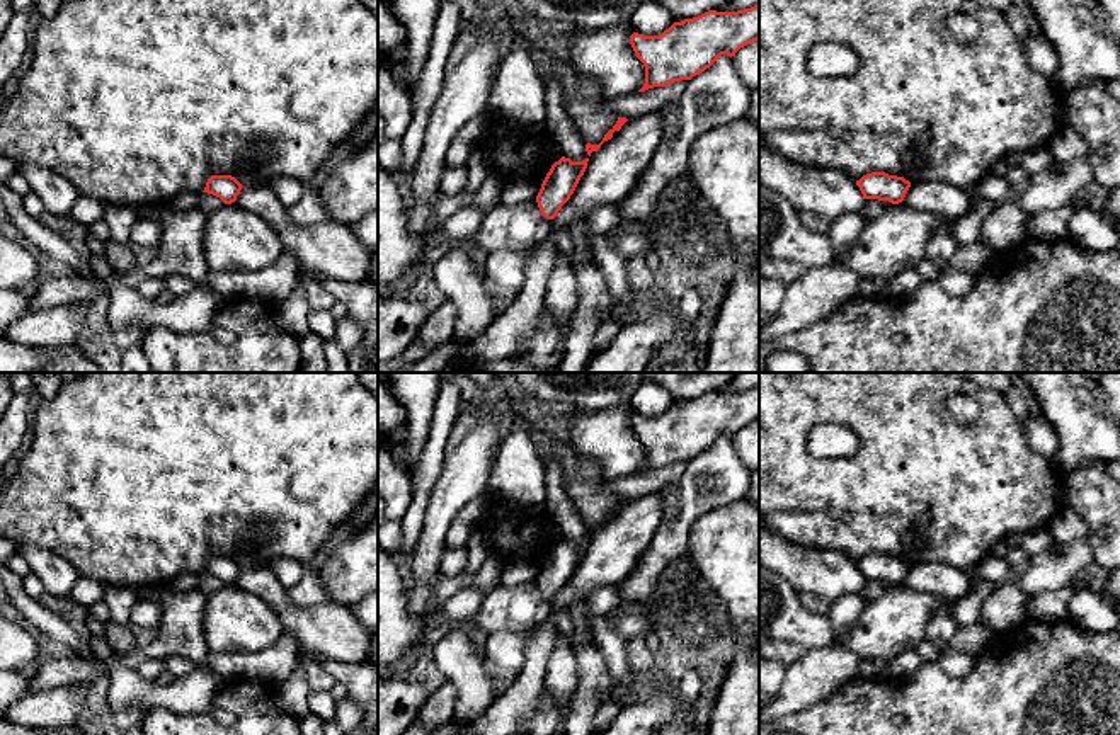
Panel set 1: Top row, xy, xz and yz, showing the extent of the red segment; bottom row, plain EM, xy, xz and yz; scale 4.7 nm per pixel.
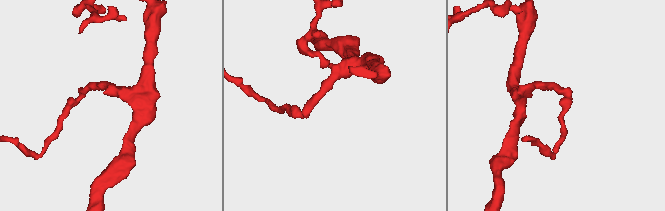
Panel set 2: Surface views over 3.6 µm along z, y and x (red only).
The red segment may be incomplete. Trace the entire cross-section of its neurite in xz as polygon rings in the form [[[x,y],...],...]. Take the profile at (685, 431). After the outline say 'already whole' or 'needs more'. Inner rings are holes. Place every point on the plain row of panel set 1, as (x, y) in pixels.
[[[759,385],[737,391],[708,391],[674,403],[659,417],[633,413],[630,425],[645,447],[645,464],[638,473],[691,461],[722,436],[734,437],[759,420]]] | already whole

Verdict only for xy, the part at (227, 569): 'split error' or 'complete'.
complete

